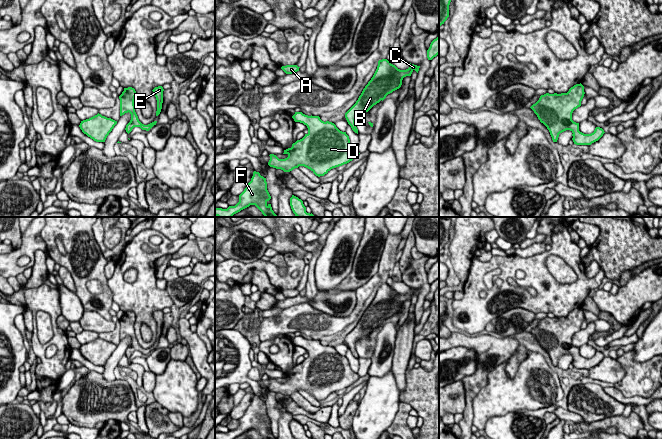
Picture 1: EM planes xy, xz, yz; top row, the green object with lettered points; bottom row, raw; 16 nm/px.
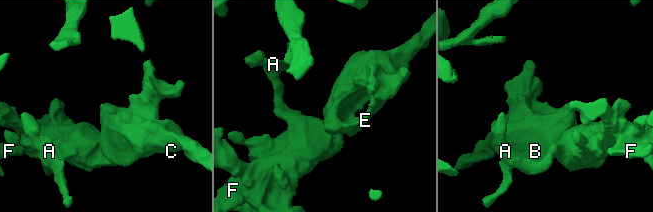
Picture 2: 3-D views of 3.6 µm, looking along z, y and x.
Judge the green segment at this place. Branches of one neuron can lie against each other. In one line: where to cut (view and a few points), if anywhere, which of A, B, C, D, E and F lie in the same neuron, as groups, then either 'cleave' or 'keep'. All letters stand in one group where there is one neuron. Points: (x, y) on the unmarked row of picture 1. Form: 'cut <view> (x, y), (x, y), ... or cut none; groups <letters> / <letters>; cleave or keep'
cut none; groups A B C D E F; keep

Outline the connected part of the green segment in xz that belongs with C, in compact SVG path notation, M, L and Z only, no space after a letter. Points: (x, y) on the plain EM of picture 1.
M387 283L378 285L377 293L363 313L356 327L345 337L345 342L352 354L358 358L355 344L360 341L361 336L368 336L374 329L383 325L386 320L399 313L402 304L411 300L415 294L417 297L420 290L410 287L406 294L400 294Z

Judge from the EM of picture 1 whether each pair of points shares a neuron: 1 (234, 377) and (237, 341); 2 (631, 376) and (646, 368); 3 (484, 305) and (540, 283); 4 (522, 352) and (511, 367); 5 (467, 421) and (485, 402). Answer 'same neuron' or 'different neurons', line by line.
1: same neuron
2: same neuron
3: same neuron
4: same neuron
5: different neurons

